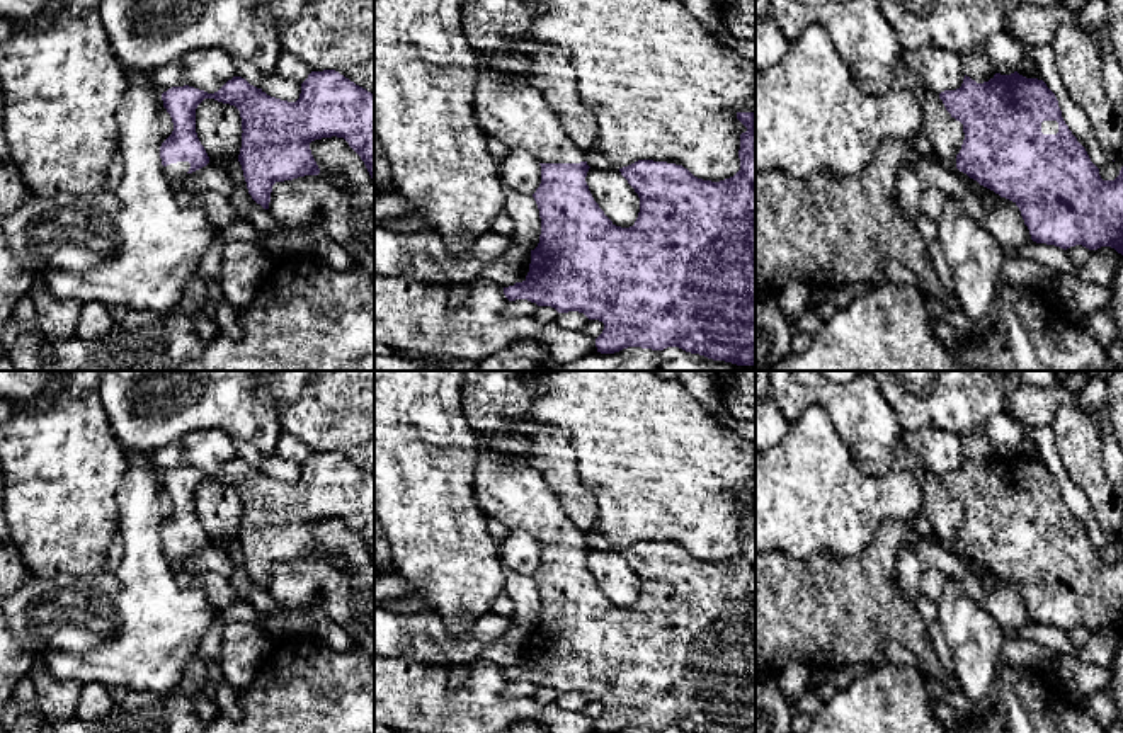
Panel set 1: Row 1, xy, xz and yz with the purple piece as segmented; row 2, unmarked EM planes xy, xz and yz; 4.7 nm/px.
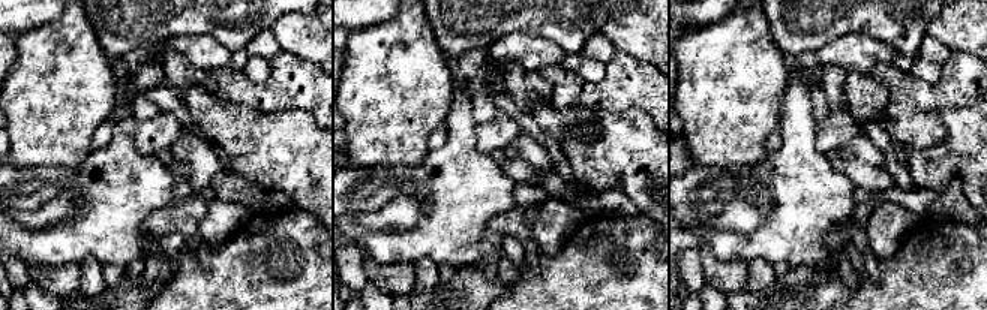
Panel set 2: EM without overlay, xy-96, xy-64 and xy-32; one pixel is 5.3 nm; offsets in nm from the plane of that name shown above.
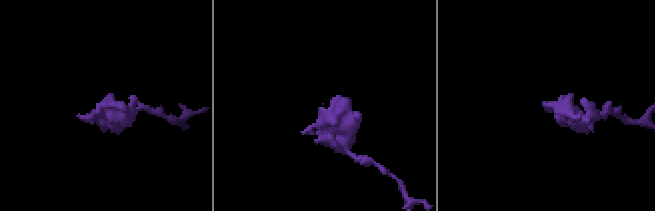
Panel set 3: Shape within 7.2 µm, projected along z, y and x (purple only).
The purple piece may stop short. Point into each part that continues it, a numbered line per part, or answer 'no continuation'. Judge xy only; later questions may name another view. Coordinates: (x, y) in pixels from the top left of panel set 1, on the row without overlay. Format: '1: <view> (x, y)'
1: xy (177, 551)

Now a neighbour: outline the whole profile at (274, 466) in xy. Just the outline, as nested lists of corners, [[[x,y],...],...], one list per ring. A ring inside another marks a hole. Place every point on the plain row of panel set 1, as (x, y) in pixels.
[[[277,454],[265,456],[260,469],[271,478],[288,481],[288,483],[296,483],[301,474],[299,464],[286,457],[281,457]]]

